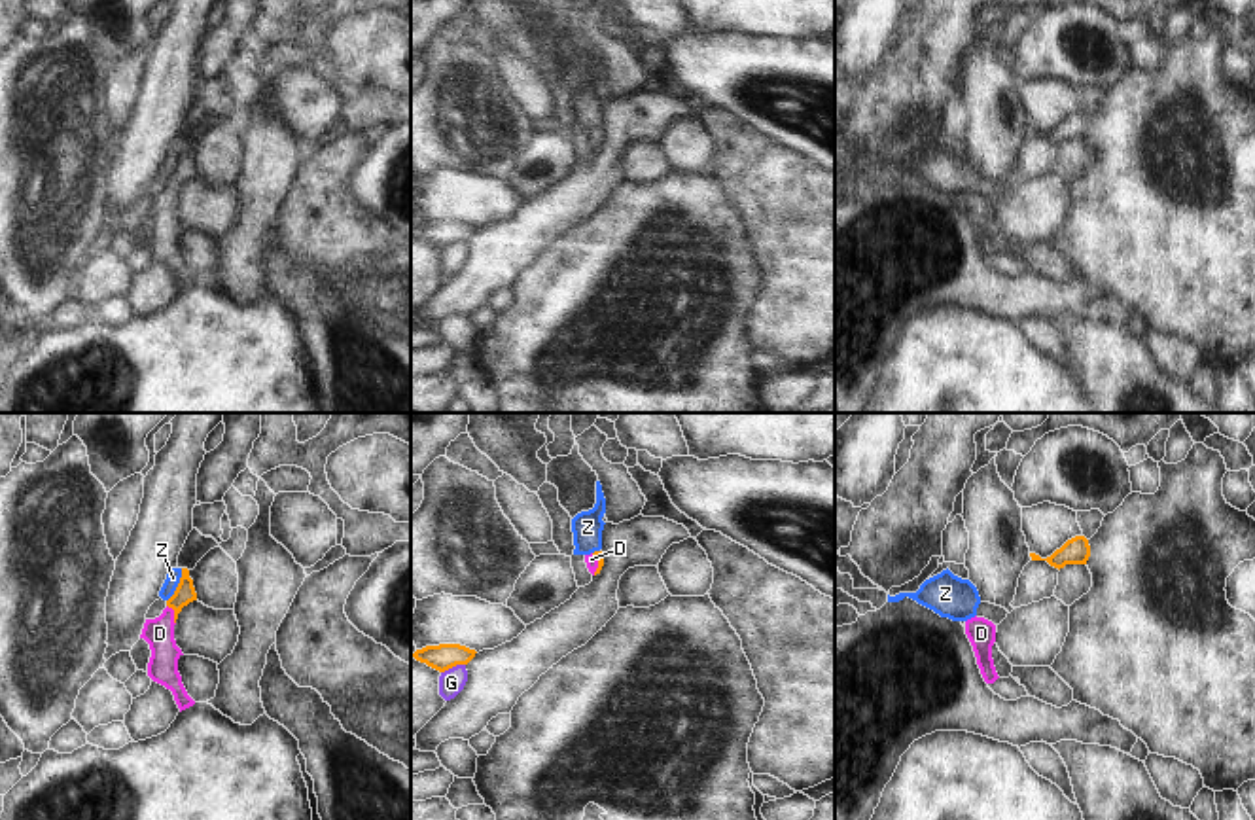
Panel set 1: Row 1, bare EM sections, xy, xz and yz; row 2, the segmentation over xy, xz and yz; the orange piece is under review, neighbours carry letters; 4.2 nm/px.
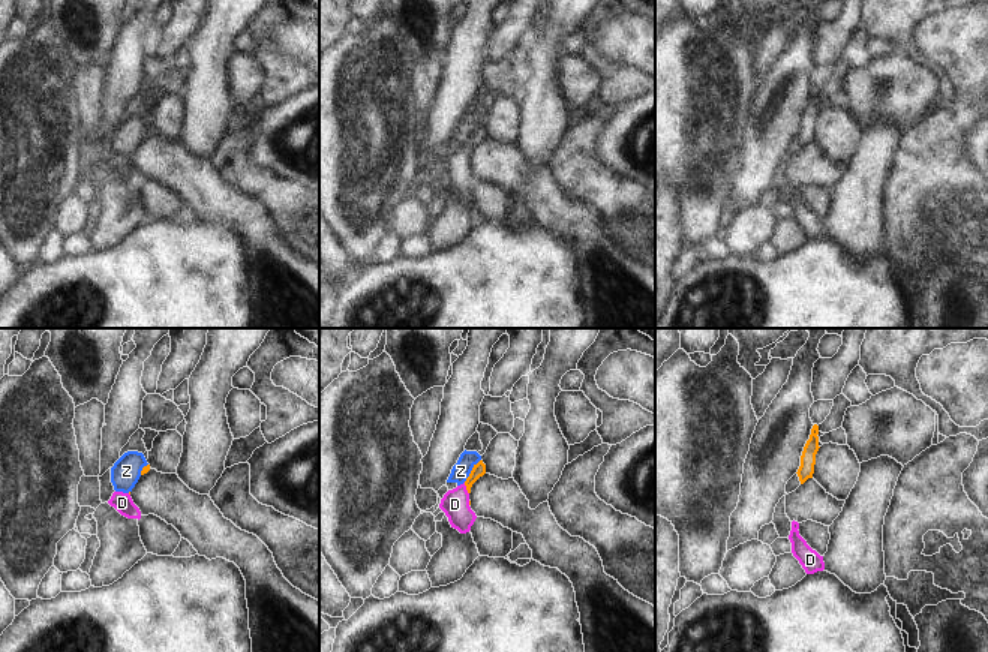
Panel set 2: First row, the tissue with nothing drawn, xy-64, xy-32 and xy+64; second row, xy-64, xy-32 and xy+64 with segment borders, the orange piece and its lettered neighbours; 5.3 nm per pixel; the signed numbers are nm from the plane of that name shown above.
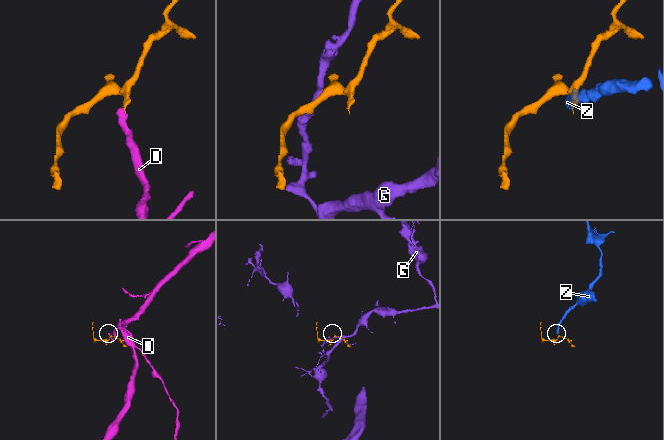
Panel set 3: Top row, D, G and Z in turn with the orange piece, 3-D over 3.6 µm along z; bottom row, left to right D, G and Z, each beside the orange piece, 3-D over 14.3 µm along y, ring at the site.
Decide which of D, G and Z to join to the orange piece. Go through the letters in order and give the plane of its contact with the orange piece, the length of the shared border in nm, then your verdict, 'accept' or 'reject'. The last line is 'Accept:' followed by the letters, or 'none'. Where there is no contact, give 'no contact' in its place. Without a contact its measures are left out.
D: meets orange in xy; contact 90 nm long; accept
G: meets orange in xz; contact 110 nm long; reject
Z: meets orange in xy; contact 160 nm long; reject
Accept: D

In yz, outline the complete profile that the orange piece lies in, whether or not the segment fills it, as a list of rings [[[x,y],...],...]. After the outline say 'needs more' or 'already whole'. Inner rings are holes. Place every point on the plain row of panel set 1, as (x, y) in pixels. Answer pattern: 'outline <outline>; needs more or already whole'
outline [[[1075,112],[1068,116],[1060,125],[1056,125],[1051,133],[1041,134],[1035,129],[1030,129],[1032,136],[1047,136],[1054,144],[1064,144],[1066,140],[1087,140],[1090,133],[1090,121],[1085,112]]]; already whole

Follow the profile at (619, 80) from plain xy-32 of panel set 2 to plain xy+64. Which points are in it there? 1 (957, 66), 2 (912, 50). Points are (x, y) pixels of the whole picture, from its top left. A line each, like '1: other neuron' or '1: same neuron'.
1: other neuron
2: same neuron

